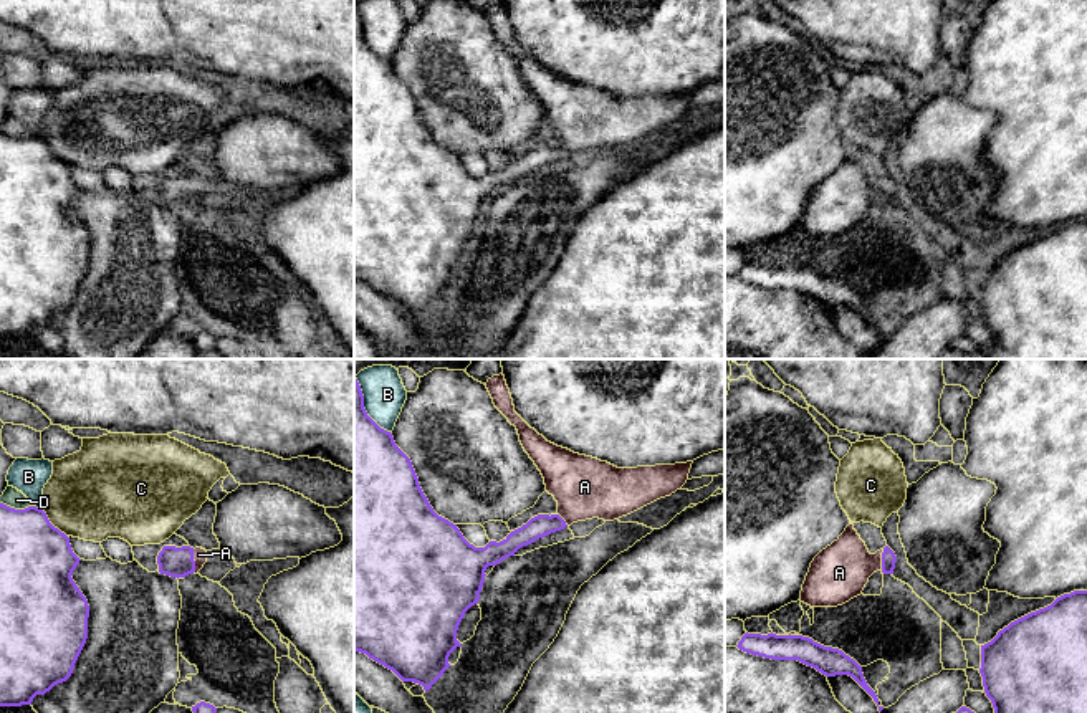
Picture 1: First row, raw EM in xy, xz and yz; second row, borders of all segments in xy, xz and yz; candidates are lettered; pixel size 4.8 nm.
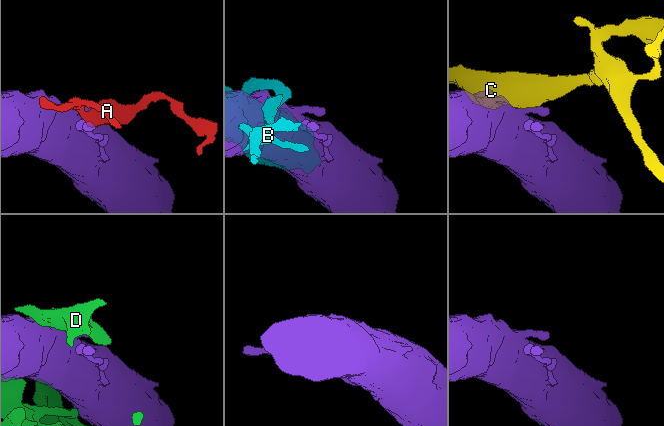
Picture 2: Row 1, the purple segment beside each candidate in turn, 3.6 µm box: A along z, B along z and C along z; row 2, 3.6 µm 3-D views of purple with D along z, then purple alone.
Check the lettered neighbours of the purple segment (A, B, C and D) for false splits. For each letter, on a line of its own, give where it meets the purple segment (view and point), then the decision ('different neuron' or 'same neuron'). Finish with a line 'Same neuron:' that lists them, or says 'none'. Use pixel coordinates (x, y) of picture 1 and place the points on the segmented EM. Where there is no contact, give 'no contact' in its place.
A: xy (194, 561) | same neuron
B: xz (363, 406) | different neuron
C: xy (52, 525) | different neuron
D: xy (14, 508) | different neuron
Same neuron: A

